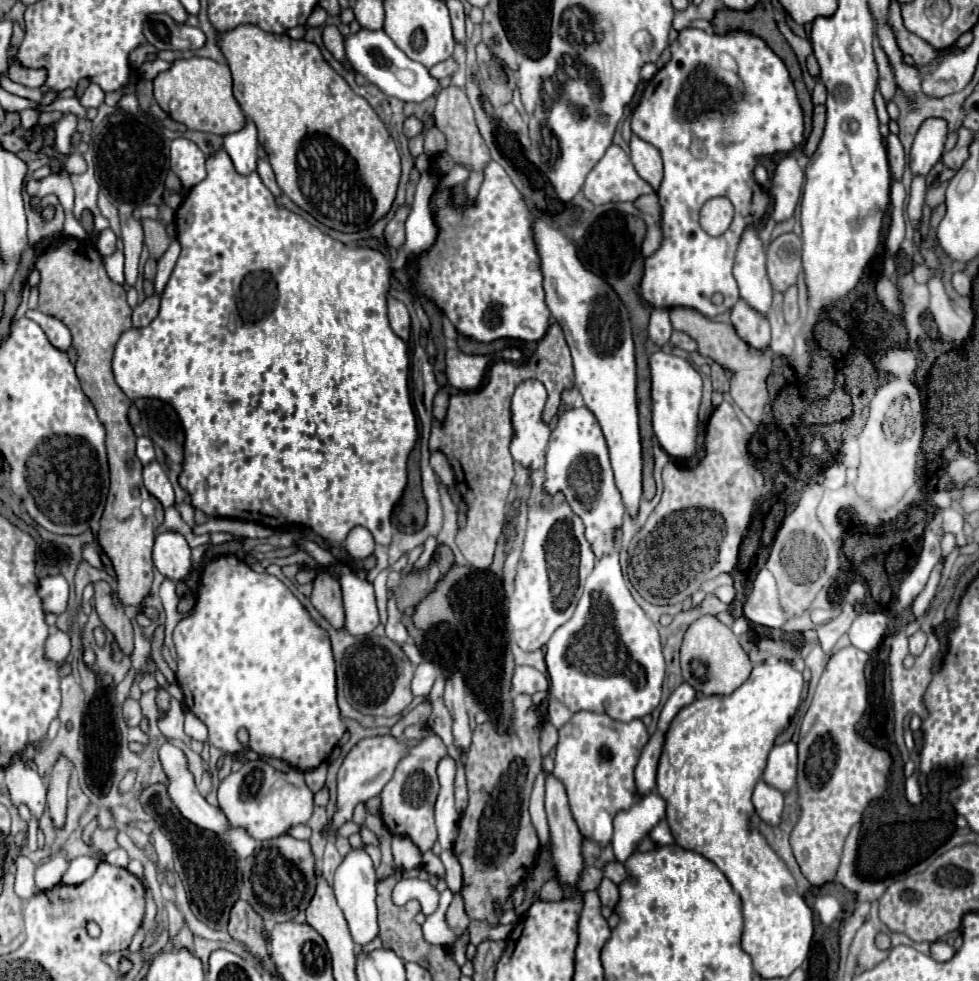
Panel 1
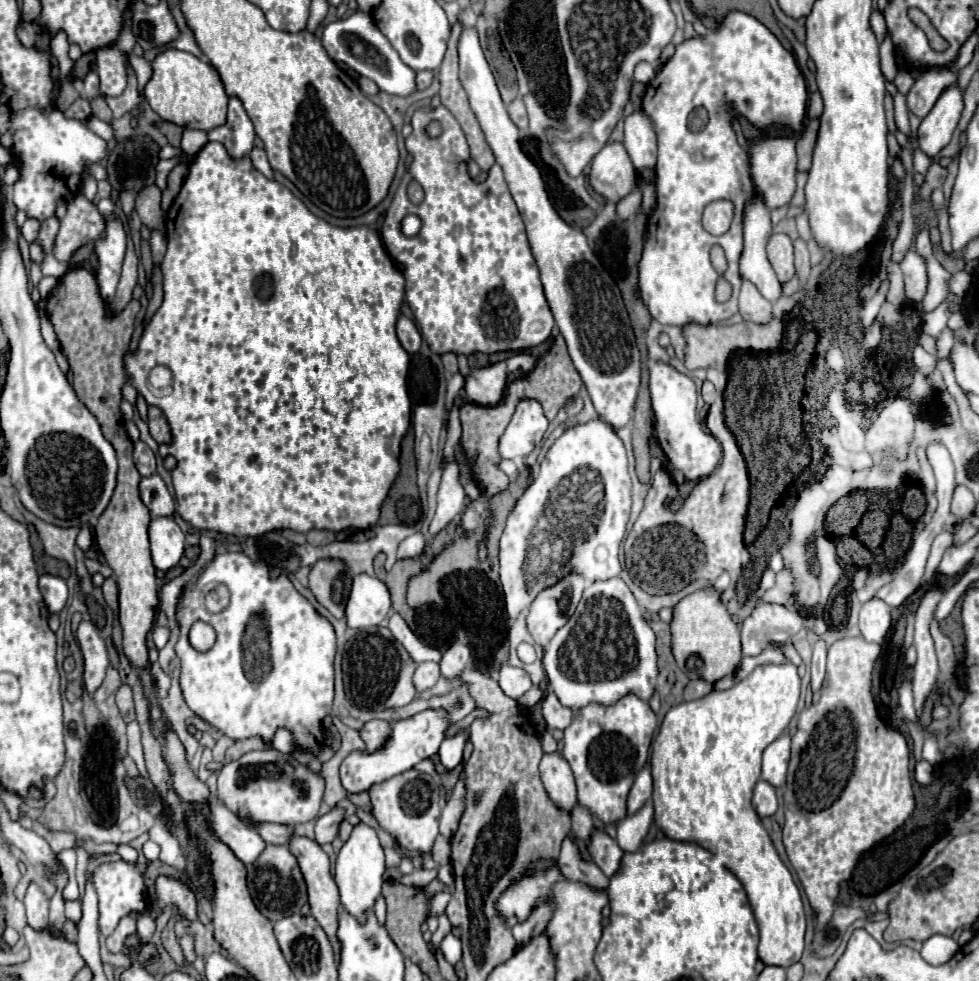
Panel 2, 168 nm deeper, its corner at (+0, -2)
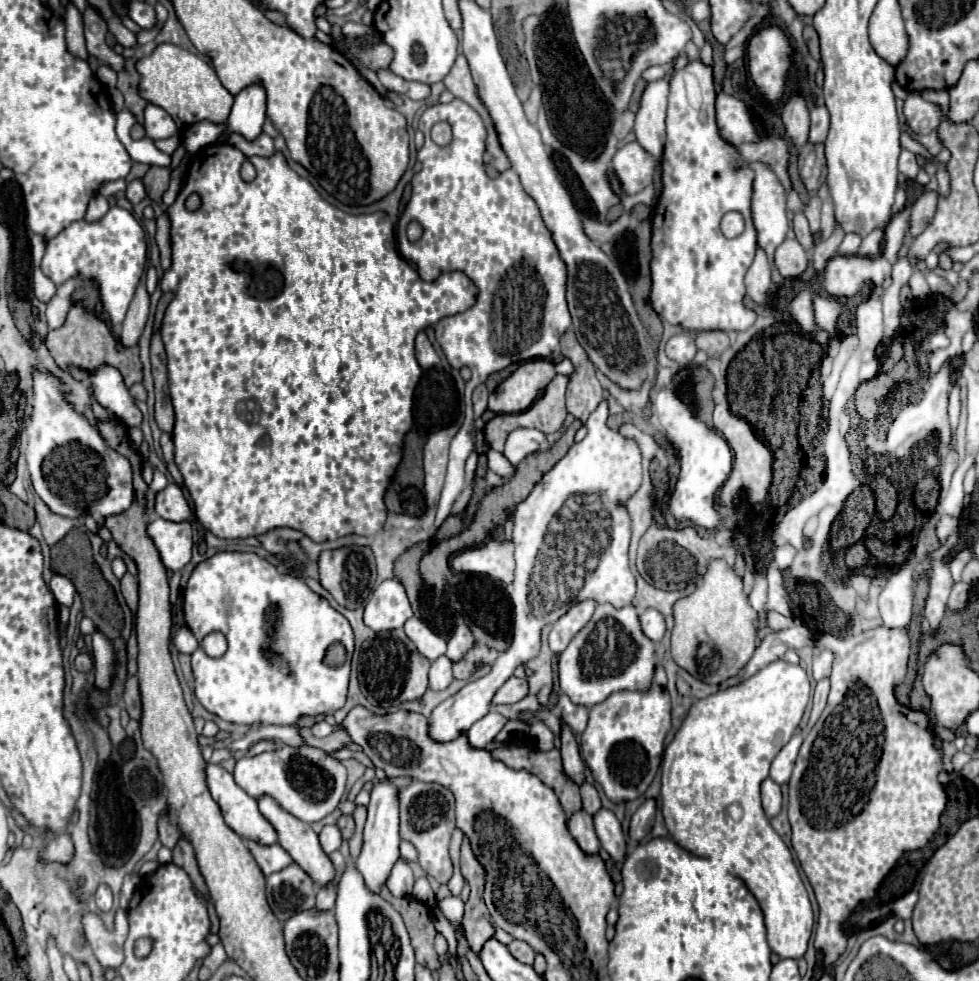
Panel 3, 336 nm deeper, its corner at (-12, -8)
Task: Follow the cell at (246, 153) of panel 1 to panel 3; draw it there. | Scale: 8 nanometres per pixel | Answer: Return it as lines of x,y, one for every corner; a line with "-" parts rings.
262,84
246,86
238,96
234,96
234,104
228,116
228,132
220,136
226,140
230,132
238,132
248,140
254,140
262,132
262,124
266,118
266,94

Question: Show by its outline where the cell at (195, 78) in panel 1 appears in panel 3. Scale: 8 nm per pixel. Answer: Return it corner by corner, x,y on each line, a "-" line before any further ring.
158,44
150,56
144,56
136,62
136,70
140,74
138,94
148,104
164,108
180,128
200,120
220,124
230,114
234,96
222,86
214,68
176,44

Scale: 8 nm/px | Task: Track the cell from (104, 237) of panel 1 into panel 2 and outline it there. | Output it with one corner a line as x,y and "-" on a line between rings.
76,196
68,202
68,212
60,220
60,232
56,234
52,254
56,260
68,262
76,248
100,238
104,238
104,218
92,202
84,196

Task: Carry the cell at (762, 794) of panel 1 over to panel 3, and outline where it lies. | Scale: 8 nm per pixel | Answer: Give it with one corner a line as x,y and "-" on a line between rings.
766,778
760,784
760,794
762,794
762,808
766,812
768,818
778,816
780,808
782,808
782,792
780,786
776,782
772,782
770,778

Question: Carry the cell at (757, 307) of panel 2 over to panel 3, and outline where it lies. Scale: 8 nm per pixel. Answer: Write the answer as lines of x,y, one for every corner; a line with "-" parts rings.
758,248
754,262
746,272
746,288
754,302
764,304
766,292
770,290
770,286
772,286
772,266
770,266
764,250

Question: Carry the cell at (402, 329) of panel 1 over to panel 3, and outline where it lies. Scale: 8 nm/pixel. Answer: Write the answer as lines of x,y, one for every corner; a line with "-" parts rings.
420,332
418,338
416,338
416,358
418,358
418,364
424,370
428,370
428,368
432,368
432,366
436,366
440,362
438,354
434,352
434,348
432,348
432,344
430,344
430,340
428,340
428,336
424,332

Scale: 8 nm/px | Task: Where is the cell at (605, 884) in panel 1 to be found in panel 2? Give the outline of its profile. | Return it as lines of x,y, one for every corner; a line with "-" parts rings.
566,838
562,842
562,852
558,856
558,870
560,874
566,878
566,880
574,880
574,882
580,882
580,884
586,884
594,890
606,890
608,886
608,878
600,872
600,868
596,864
590,864
590,862
584,862
580,858
580,852
576,848
576,844

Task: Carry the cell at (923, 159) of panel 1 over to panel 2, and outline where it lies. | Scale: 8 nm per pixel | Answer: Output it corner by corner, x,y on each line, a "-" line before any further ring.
950,86
938,98
930,114
920,122
916,140
918,140
918,148
926,156
934,158
944,146
948,146
956,130
960,112
962,112
962,92
958,86

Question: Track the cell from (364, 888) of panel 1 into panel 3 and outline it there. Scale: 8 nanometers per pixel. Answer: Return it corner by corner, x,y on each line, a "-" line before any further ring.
390,778
384,780
376,780
372,790
370,790
370,804
368,804
368,820
364,826
364,846
362,846
362,854
356,858
356,866
360,870
360,874
364,876
366,886
372,892
380,892
382,884
388,880
388,874
392,870
392,866
396,864
396,860
400,858
398,852
398,844
400,844
400,834
398,834
398,792
400,788
396,788

